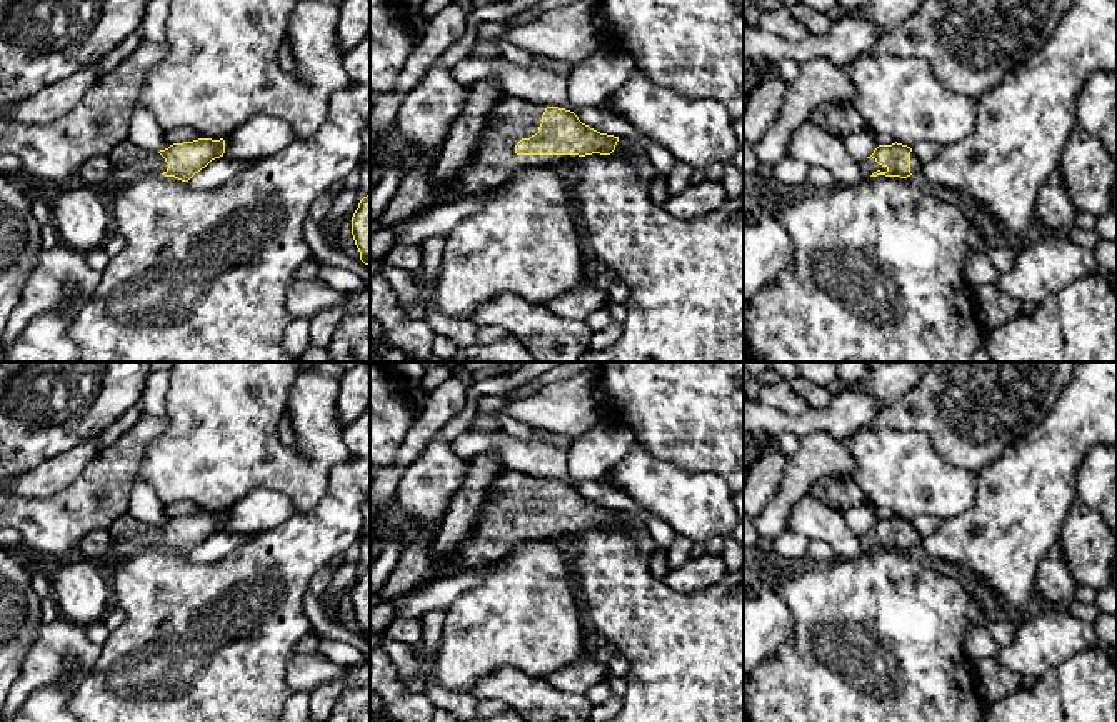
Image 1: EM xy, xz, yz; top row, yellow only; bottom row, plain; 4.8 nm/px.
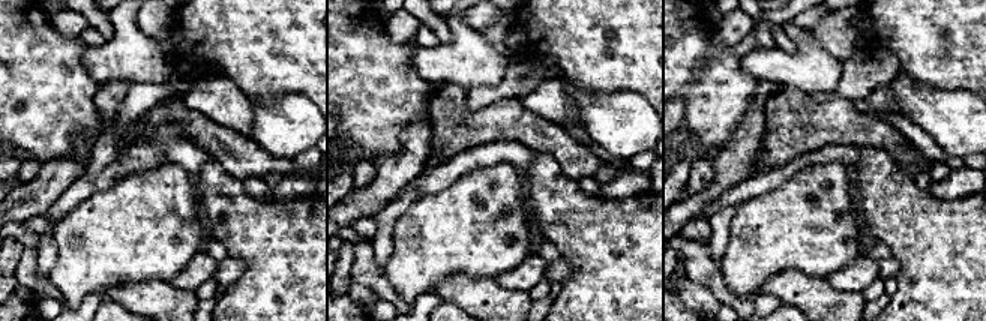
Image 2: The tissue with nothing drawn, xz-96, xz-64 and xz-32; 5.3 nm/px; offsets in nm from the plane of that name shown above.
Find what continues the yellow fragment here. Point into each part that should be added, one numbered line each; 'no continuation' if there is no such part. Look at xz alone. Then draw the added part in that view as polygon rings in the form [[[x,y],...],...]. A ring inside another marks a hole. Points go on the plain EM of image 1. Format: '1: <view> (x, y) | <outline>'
1: xz (510, 494) | [[[507,469],[488,485],[472,535],[452,562],[437,569],[432,544],[408,544],[383,589],[370,597],[370,607],[413,594],[423,587],[457,574],[485,567],[503,559],[508,550],[525,540],[545,540],[579,529],[517,529],[515,519],[538,505],[545,479],[523,475]]]

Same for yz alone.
1: yz (867, 539) | [[[864,532],[862,535],[860,535],[860,545],[862,545],[862,550],[864,552],[869,552],[874,545],[877,545],[877,544],[880,544],[880,545],[887,545],[887,540],[882,540],[882,539],[879,539],[877,535],[875,535],[875,532]]]

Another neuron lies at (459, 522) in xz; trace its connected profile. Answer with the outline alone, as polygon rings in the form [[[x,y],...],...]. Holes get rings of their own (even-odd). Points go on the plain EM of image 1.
[[[493,454],[477,455],[470,460],[468,472],[432,540],[432,557],[437,569],[457,557],[475,529],[488,485],[505,470],[502,459]]]

